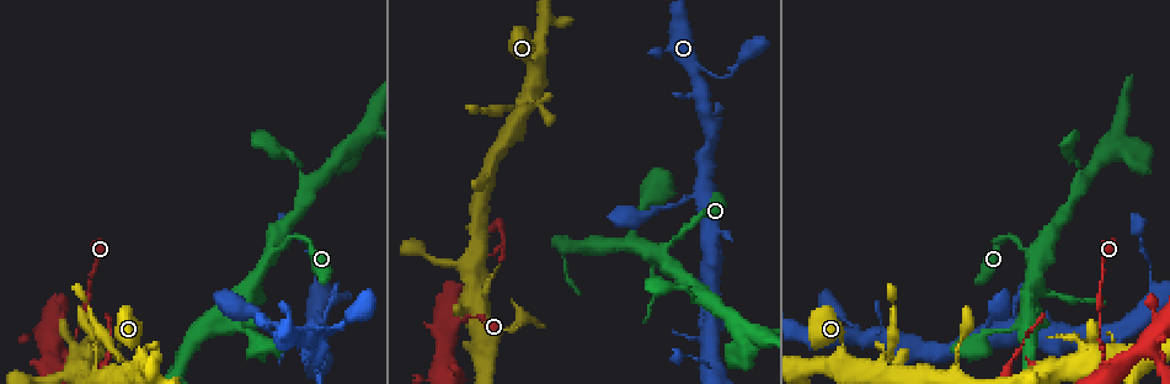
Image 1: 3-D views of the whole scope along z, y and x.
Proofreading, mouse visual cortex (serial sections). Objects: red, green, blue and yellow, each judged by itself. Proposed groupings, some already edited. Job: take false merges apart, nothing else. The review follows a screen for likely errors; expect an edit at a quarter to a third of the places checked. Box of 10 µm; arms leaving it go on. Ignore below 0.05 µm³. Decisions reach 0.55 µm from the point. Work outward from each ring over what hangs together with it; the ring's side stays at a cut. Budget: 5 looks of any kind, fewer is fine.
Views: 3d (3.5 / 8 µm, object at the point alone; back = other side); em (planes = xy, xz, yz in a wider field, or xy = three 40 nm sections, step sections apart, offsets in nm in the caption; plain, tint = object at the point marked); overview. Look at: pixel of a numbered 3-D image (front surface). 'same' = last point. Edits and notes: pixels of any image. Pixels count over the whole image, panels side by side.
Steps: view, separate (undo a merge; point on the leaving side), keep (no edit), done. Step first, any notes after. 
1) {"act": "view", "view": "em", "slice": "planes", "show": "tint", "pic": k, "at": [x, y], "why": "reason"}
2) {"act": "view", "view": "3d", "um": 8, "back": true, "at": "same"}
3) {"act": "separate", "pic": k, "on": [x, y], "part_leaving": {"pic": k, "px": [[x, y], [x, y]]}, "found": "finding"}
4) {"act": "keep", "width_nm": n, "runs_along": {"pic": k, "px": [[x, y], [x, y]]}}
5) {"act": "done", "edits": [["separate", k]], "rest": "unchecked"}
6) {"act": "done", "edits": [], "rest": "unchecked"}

{"act": "view", "view": "3d", "um": 3.5, "pic": 1, "at": [126, 365], "why": "three arms meet"}

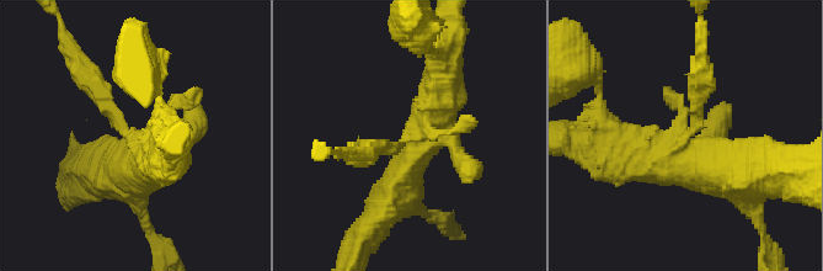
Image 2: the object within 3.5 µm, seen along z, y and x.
{"act": "view", "view": "em", "slice": "xy", "step": 1, "show": "tint", "pic": 2, "at": [131, 136]}

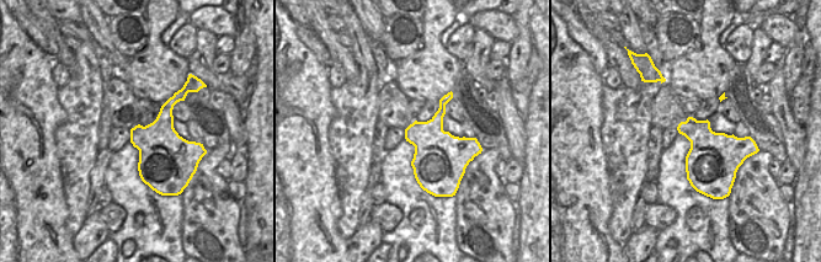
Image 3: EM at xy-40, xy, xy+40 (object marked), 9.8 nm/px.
{"act": "keep", "runs_along": {"pic": 2, "px": [[166, 158], [150, 161], [83, 72]]}, "found": "one cell here"}

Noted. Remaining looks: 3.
{"act": "view", "view": "em", "slice": "xy", "step": 1, "show": "tint", "pic": 1, "at": [310, 185], "why": "two arms in line, one across"}

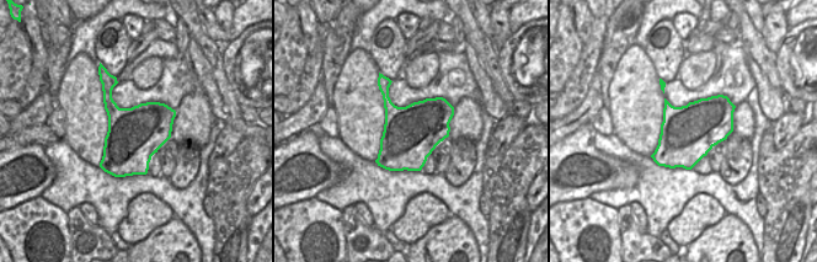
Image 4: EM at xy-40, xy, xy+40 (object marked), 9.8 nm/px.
{"act": "view", "view": "3d", "um": 3.5, "at": "same"}

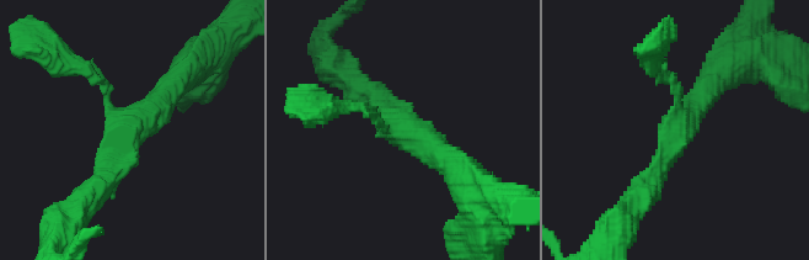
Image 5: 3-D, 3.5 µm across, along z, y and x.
{"act": "keep", "arm_widths_nm": [150, 300, 350], "runs_along": {"pic": 5, "px": [[92, 192], [183, 75]]}, "found": "continuous, no second cell"}

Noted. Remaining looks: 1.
{"act": "done", "edits": [], "rest": "unchecked"}

